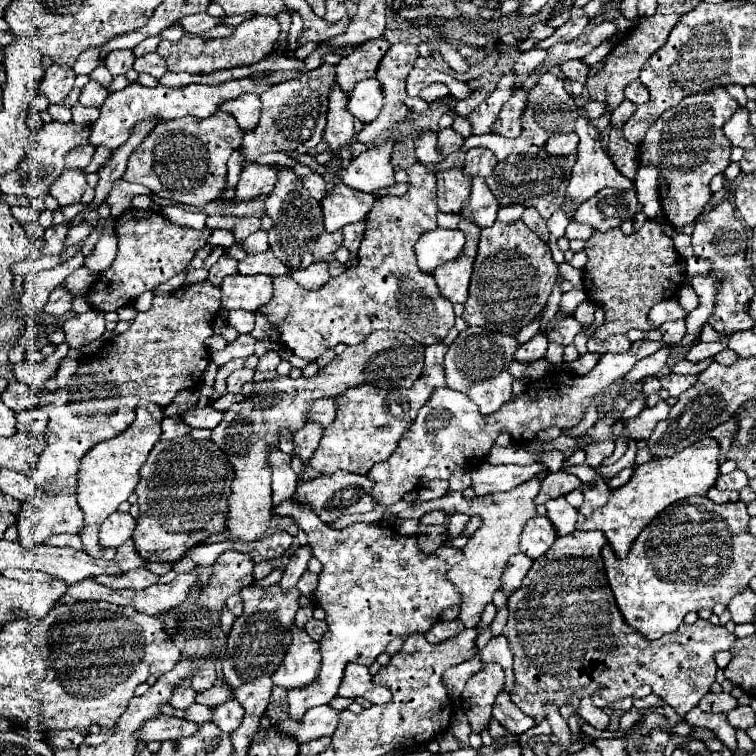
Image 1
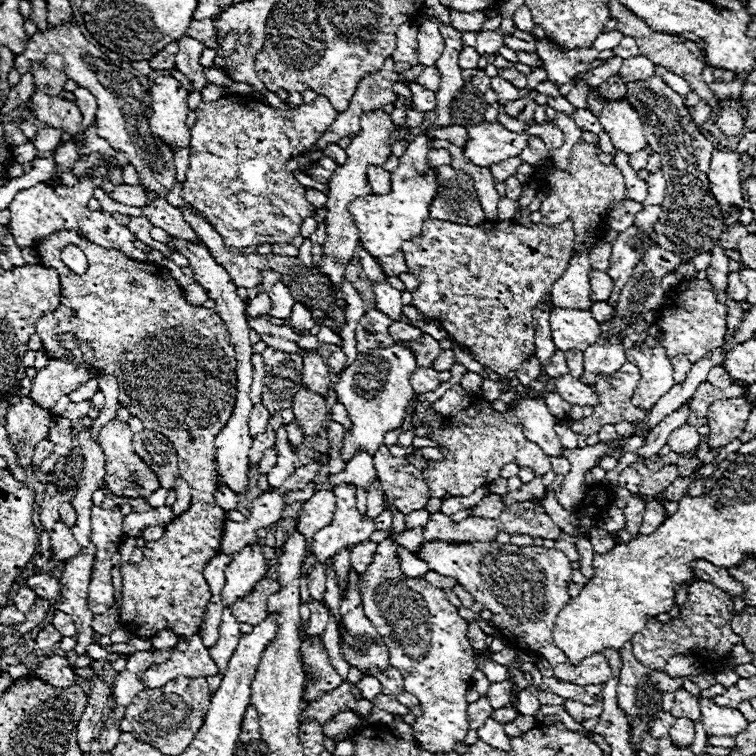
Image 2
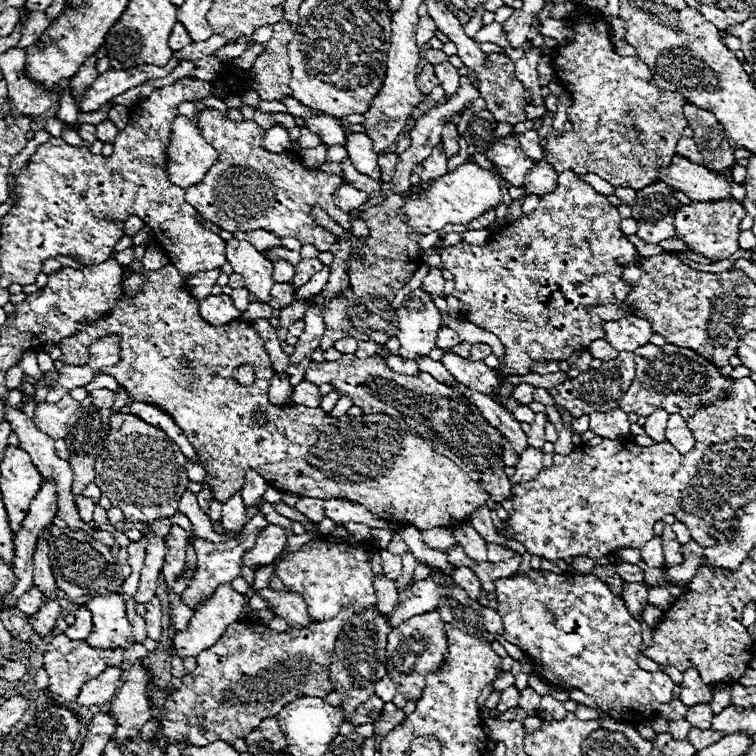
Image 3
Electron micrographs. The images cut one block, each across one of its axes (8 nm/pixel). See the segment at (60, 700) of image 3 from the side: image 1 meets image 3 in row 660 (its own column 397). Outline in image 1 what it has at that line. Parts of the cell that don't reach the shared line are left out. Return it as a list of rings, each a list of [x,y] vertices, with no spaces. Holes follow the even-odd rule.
[[[392,44],[388,48],[388,52],[380,60],[380,66],[378,66],[378,72],[376,72],[376,80],[380,82],[382,94],[384,94],[384,108],[382,108],[380,116],[372,124],[364,124],[364,128],[360,132],[356,132],[356,138],[360,142],[372,144],[376,138],[380,138],[384,132],[388,132],[396,122],[404,120],[404,116],[408,114],[408,108],[404,104],[407,97],[406,78],[410,74],[410,70],[414,68],[416,58],[418,58],[418,50],[416,50],[414,44]]]

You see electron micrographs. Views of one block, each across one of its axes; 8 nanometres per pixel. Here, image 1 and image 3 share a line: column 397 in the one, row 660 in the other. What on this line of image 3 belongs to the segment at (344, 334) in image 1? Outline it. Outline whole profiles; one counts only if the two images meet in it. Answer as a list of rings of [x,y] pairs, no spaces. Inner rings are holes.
[[[346,606],[332,620],[318,622],[302,630],[290,628],[282,634],[258,622],[234,622],[232,626],[228,626],[228,630],[212,648],[196,656],[196,670],[190,676],[184,676],[180,688],[164,698],[160,726],[166,742],[188,740],[194,746],[206,746],[210,742],[222,740],[232,744],[238,738],[246,738],[264,718],[274,718],[288,702],[300,696],[328,696],[334,690],[334,684],[328,678],[328,668],[334,654],[336,636],[342,630],[342,624],[360,610],[362,608]]]

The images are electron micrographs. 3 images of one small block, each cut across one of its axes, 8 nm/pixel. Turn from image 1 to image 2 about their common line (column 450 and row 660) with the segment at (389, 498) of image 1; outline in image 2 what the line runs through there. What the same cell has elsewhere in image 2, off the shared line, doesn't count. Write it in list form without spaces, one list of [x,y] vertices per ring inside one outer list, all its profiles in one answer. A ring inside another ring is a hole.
[[[392,538],[378,544],[374,560],[370,562],[368,570],[358,578],[358,588],[362,594],[364,614],[376,626],[380,636],[392,638],[392,640],[386,640],[390,648],[390,664],[398,668],[400,674],[404,676],[404,690],[414,694],[420,700],[420,706],[424,710],[424,714],[418,716],[416,722],[412,724],[414,738],[428,752],[450,752],[454,744],[464,740],[466,732],[470,730],[466,720],[468,702],[464,694],[470,688],[470,678],[472,678],[472,672],[476,670],[476,664],[474,664],[474,648],[466,638],[468,622],[458,616],[456,606],[452,606],[446,600],[446,594],[440,588],[428,586],[428,582],[424,582],[422,578],[404,576],[398,564],[396,546]]]

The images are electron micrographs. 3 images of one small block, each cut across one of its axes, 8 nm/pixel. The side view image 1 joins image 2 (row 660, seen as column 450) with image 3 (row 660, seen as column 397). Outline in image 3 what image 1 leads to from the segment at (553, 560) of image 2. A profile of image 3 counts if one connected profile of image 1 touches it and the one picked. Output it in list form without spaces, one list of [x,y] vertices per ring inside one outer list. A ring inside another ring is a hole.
[[[528,572],[526,576],[512,576],[496,580],[498,614],[504,624],[504,638],[518,646],[536,666],[548,672],[548,682],[570,692],[580,690],[596,700],[600,710],[622,722],[652,720],[654,712],[672,700],[674,682],[668,674],[646,672],[638,666],[638,656],[644,650],[640,624],[630,616],[624,600],[600,582],[592,574],[552,574],[552,572]]]

